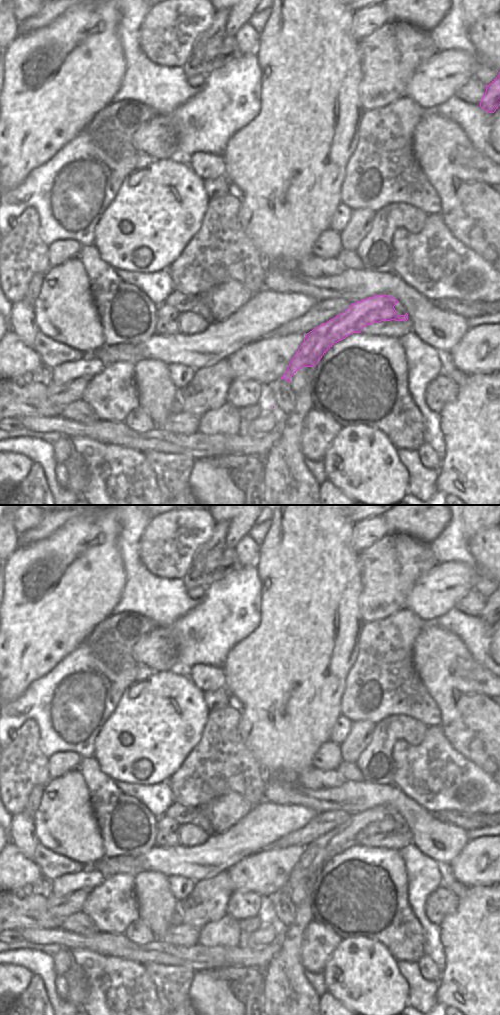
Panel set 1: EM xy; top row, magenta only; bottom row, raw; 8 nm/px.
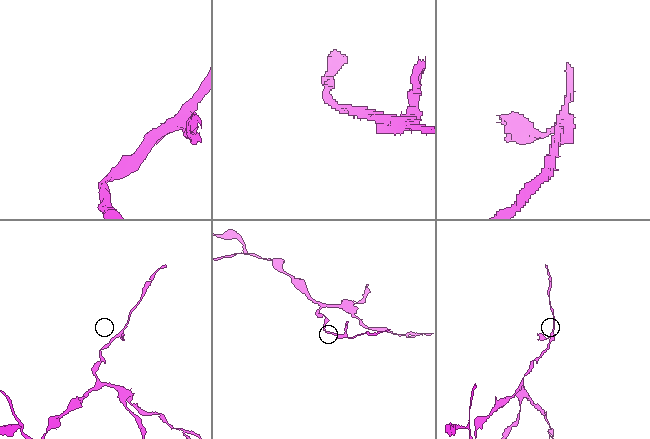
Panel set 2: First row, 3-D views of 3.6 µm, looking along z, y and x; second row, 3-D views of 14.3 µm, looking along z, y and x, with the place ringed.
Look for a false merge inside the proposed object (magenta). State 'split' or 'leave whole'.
split

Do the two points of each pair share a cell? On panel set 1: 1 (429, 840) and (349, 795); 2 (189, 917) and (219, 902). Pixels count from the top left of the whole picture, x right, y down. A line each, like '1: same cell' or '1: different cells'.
1: same cell
2: same cell

